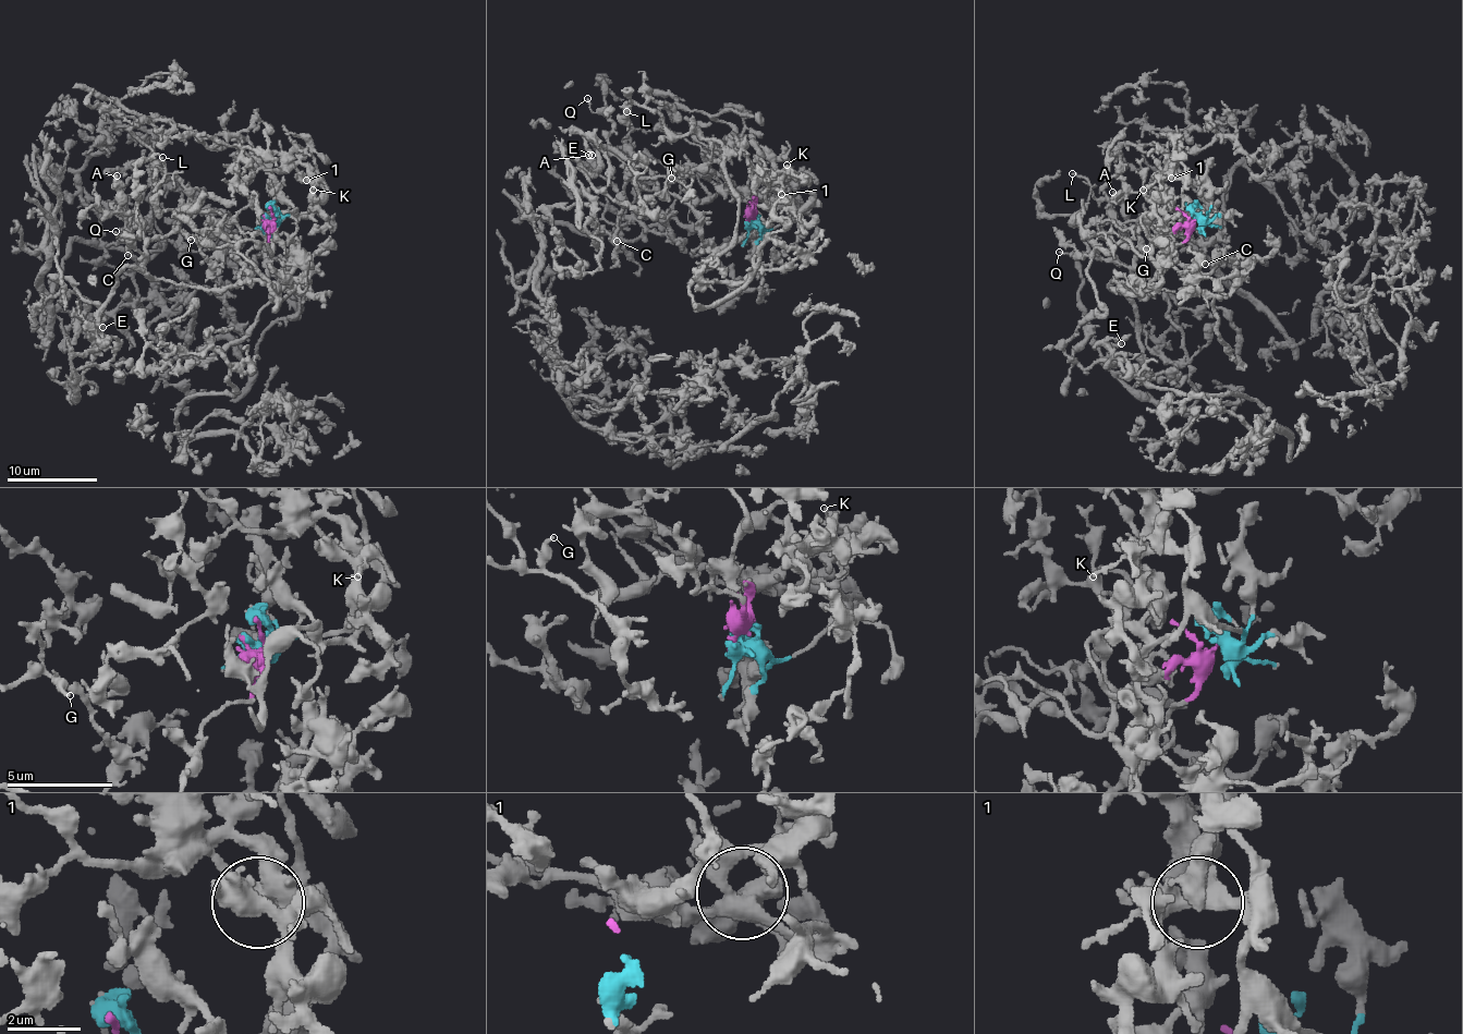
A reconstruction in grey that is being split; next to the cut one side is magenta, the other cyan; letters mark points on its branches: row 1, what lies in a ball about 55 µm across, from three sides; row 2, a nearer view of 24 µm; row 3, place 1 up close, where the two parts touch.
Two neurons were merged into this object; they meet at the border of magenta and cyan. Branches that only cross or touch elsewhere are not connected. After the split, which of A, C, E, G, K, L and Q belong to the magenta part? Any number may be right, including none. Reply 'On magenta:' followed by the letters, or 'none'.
On magenta: A, C, E, G, L, Q

